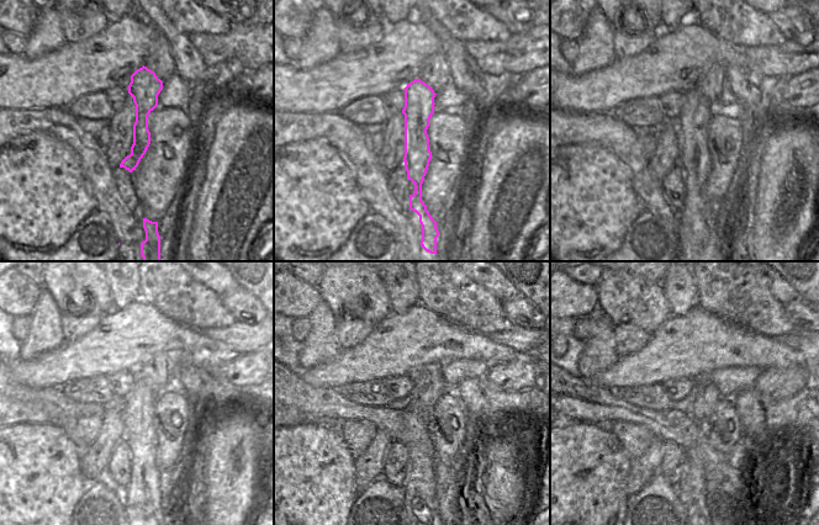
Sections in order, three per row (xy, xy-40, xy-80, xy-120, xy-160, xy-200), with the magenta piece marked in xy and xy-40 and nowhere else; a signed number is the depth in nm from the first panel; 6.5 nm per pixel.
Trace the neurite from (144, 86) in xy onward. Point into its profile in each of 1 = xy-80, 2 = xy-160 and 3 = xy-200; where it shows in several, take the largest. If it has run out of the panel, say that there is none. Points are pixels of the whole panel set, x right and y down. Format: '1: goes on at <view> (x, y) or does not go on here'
1: goes on at xy-80 (693, 158)
2: goes on at xy-160 (415, 435)
3: goes on at xy-200 (696, 481)

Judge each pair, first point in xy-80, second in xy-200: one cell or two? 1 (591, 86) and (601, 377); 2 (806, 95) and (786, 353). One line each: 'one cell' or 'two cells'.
1: one cell
2: two cells

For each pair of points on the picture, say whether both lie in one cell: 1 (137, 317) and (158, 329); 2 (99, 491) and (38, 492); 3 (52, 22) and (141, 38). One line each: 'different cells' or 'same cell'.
1: same cell
2: different cells
3: different cells

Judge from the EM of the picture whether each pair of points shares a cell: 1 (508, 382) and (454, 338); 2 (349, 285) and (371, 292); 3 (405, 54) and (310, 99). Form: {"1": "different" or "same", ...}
{"1": "different", "2": "same", "3": "same"}

